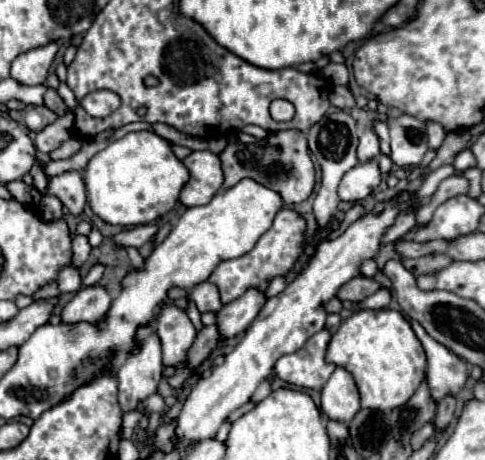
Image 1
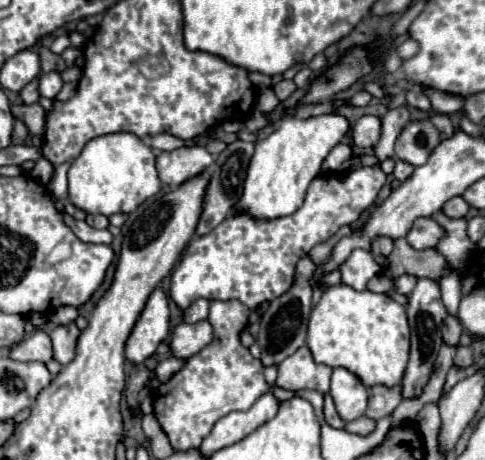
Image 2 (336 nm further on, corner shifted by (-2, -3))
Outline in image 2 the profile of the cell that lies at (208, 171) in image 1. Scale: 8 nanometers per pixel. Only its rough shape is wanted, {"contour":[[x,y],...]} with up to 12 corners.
{"contour":[[204,146],[156,152],[170,188],[212,164]]}

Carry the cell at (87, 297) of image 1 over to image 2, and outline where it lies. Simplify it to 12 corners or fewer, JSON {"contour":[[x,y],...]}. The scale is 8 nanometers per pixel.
{"contour":[[76,324],[58,326],[50,338],[54,360],[68,364],[76,356],[80,330]]}

